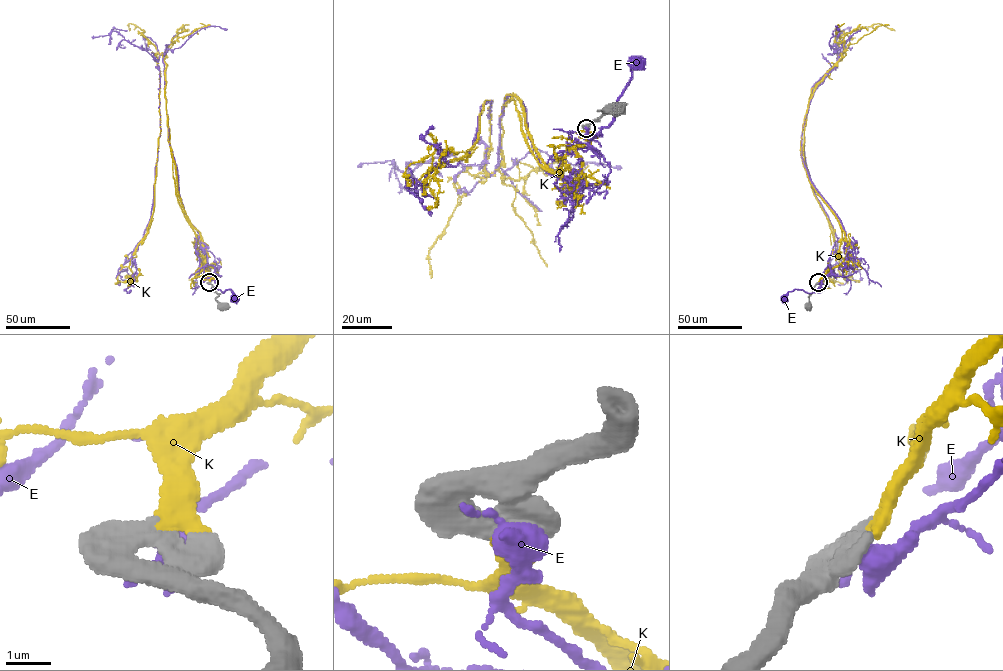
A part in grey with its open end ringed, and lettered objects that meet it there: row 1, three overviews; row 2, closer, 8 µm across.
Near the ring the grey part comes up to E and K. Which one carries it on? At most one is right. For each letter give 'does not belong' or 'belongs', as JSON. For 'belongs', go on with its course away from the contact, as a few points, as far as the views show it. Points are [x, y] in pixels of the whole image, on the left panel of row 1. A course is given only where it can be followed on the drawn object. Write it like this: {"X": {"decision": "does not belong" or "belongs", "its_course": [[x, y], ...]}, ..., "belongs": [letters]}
{"E": {"decision": "does not belong"}, "K": {"decision": "belongs", "its_course": [[209, 282], [178, 192], [161, 53], [153, 213], [131, 257], [129, 279], [118, 284]]}, "belongs": ["K"]}

